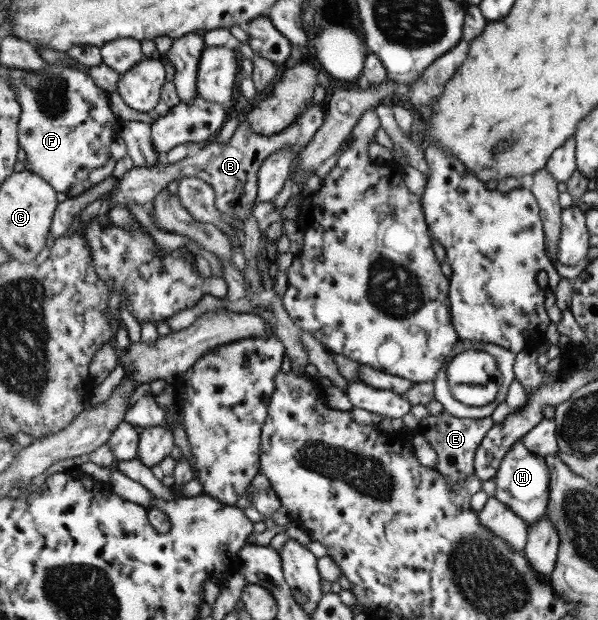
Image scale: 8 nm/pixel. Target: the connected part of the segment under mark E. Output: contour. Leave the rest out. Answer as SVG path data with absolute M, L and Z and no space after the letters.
M443 411L438 416L430 416L420 420L419 431L424 439L437 453L436 469L440 470L451 488L458 489L468 480L468 476L475 475L475 456L480 444L487 439L488 432L495 426L492 418L457 418Z

